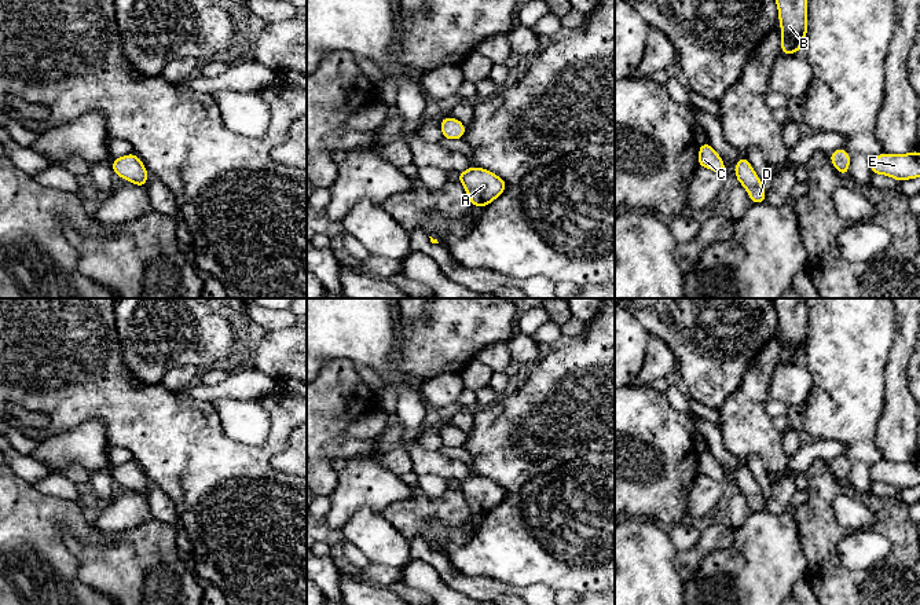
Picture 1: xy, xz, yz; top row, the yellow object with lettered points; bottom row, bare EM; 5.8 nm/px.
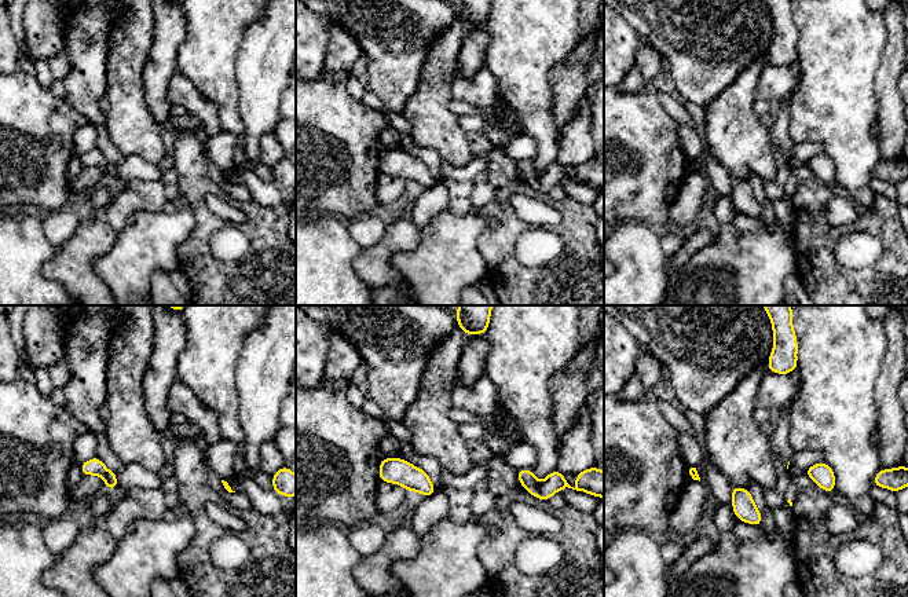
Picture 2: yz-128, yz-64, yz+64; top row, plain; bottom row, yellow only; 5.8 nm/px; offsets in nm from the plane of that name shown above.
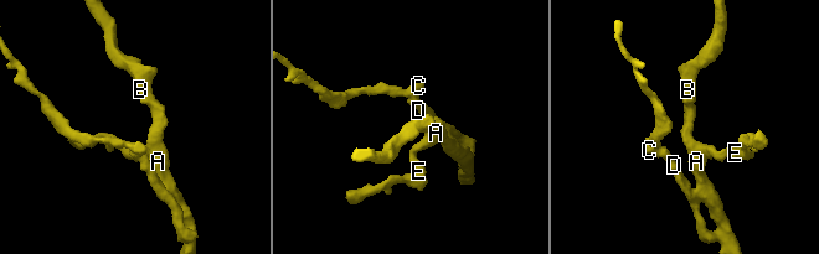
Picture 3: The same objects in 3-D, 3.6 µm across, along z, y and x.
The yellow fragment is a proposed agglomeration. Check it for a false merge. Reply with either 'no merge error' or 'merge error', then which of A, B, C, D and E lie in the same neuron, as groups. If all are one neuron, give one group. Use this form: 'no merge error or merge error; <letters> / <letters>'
no merge error; A B C D E

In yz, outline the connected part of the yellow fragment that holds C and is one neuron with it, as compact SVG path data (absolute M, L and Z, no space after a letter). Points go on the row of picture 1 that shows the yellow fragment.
M710 143L699 144L697 166L708 168L722 176L726 168L721 155L714 150L714 147Z

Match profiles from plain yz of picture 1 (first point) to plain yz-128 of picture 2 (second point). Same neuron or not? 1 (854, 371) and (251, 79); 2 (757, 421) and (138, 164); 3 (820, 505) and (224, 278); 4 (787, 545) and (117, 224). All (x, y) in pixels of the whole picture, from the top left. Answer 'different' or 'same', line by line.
1: different
2: different
3: same
4: different

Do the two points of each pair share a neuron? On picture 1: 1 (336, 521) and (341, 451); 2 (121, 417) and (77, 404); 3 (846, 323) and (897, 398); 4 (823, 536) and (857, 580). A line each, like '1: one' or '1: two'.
1: two
2: one
3: two
4: one

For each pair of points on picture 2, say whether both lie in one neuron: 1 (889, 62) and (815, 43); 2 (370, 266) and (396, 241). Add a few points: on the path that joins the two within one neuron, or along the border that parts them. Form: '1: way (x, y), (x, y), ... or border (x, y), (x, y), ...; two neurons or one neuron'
1: border (886, 28), (886, 44), (875, 74), (874, 91); two neurons
2: way (377, 259), (390, 246); one neuron

